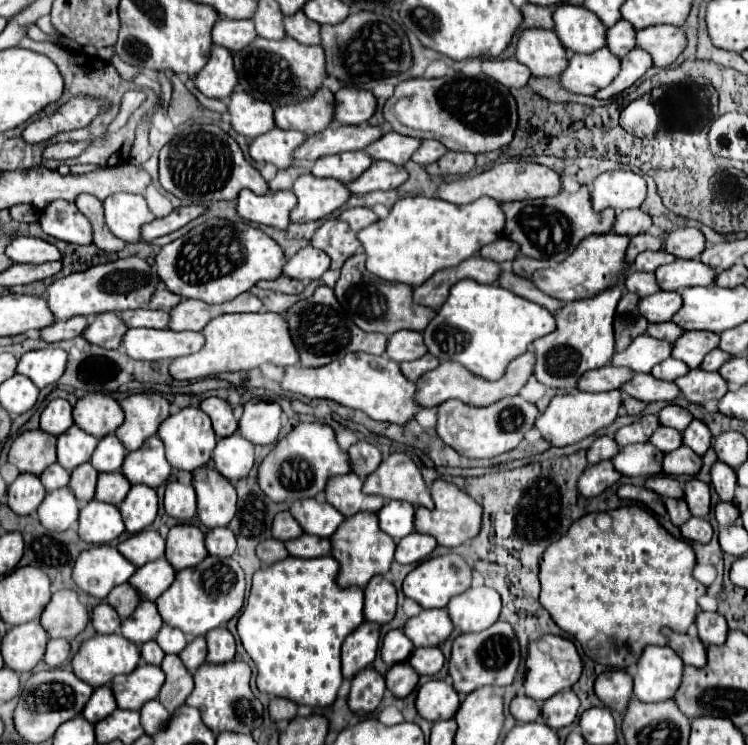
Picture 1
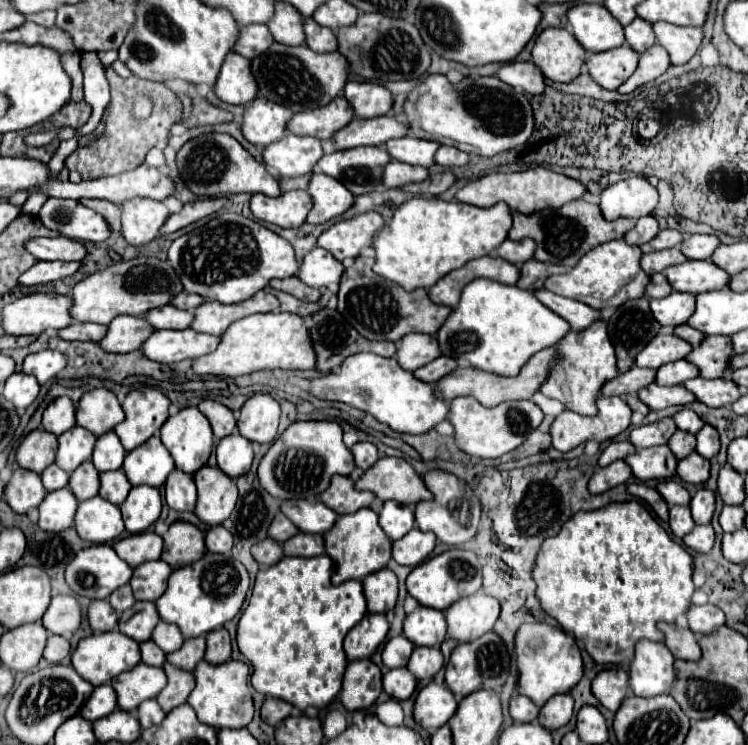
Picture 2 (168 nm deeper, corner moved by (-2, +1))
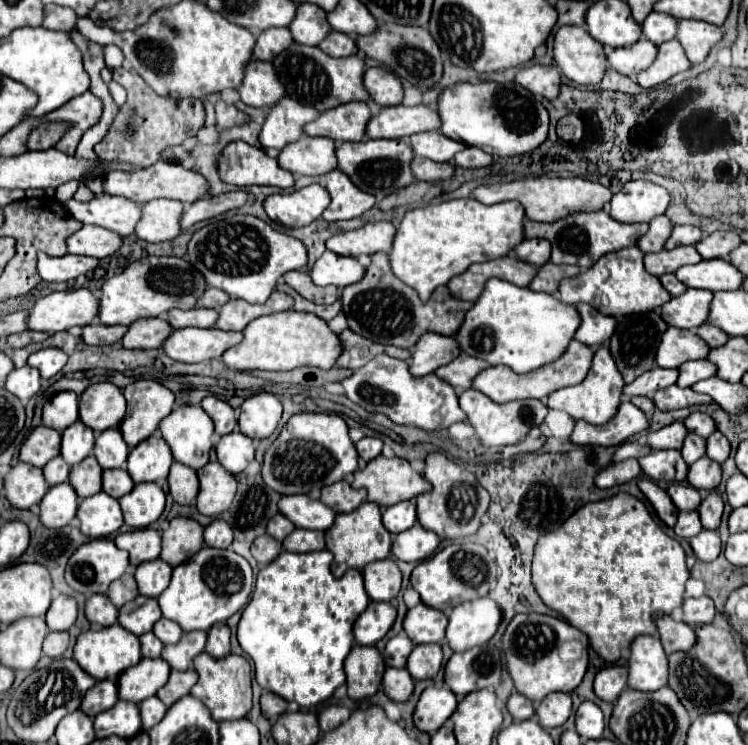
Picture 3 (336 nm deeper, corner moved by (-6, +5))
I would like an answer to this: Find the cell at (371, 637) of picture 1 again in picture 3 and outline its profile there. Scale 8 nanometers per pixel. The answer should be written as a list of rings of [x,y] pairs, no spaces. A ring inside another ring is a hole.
[[[370,601],[364,613],[354,621],[354,637],[360,645],[374,645],[380,641],[396,619],[396,607],[392,603]]]

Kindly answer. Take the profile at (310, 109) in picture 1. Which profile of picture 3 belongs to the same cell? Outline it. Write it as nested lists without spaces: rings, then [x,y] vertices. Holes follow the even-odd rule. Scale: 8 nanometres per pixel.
[[[344,103],[324,111],[316,121],[304,127],[304,133],[310,137],[330,137],[334,141],[360,141],[370,117],[372,113],[366,103]]]

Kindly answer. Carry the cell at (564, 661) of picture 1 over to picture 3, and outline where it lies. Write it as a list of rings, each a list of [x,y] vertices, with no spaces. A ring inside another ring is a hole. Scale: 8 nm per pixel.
[[[518,613],[506,627],[502,635],[502,651],[506,655],[506,667],[508,673],[514,681],[514,687],[518,693],[528,697],[530,701],[538,703],[542,697],[554,691],[570,693],[574,691],[588,667],[588,657],[584,655],[582,659],[574,663],[564,663],[558,655],[558,645],[564,641],[580,641],[586,643],[586,635],[578,631],[576,627],[568,625],[560,617],[552,615],[540,615],[540,613]]]

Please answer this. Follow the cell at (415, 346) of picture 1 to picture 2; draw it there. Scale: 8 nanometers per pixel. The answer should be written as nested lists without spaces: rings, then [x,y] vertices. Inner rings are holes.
[[[408,333],[398,341],[396,361],[402,369],[414,371],[438,357],[438,341],[434,335],[424,333]]]

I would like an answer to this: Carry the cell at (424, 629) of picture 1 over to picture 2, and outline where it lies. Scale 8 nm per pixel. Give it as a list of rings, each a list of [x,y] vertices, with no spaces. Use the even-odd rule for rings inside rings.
[[[418,607],[404,621],[404,635],[414,645],[440,647],[440,643],[448,637],[448,625],[444,613],[430,607]]]

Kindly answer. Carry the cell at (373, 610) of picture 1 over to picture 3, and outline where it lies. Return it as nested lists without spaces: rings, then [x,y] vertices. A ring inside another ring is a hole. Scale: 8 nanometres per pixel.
[[[392,559],[372,561],[370,565],[366,565],[362,575],[366,593],[372,601],[390,601],[400,591],[402,575]]]

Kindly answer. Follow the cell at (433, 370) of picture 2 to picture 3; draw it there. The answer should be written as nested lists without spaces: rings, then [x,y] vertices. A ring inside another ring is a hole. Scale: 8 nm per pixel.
[[[462,353],[458,359],[454,359],[450,365],[444,365],[442,369],[436,371],[438,377],[442,377],[444,381],[448,381],[452,387],[462,387],[462,389],[470,389],[472,381],[476,379],[478,373],[482,373],[484,369],[488,369],[490,365],[482,359],[470,357],[466,353]]]

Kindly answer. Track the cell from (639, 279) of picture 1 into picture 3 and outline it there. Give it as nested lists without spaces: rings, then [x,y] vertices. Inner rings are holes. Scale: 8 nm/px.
[[[666,273],[666,275],[662,275],[662,277],[660,277],[660,283],[672,293],[672,297],[678,297],[678,295],[682,295],[682,293],[688,289],[684,283],[680,283],[680,281],[676,279],[674,273]]]

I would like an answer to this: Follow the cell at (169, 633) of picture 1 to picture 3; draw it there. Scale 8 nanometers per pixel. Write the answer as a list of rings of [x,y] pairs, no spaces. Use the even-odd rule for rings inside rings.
[[[166,617],[158,619],[158,621],[154,623],[154,629],[152,629],[152,631],[156,633],[156,637],[158,637],[164,645],[166,645],[166,643],[176,643],[176,641],[182,637],[180,625],[174,623],[174,621],[170,621],[170,619],[166,619]]]

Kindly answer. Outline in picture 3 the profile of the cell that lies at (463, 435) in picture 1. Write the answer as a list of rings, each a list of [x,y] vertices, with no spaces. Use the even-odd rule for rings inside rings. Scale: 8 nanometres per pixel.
[[[468,389],[460,395],[460,407],[468,415],[468,423],[476,429],[478,439],[486,447],[502,447],[502,445],[518,443],[532,427],[538,427],[548,413],[548,407],[538,399],[518,399],[512,403],[498,405],[476,389]]]

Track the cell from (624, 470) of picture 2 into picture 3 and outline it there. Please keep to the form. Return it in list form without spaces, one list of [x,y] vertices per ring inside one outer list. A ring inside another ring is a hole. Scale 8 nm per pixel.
[[[630,459],[630,461],[608,465],[604,471],[598,473],[598,477],[594,481],[596,481],[596,485],[600,489],[606,489],[606,487],[628,483],[628,481],[636,479],[640,473],[642,473],[642,469],[640,469],[638,461],[636,459]]]

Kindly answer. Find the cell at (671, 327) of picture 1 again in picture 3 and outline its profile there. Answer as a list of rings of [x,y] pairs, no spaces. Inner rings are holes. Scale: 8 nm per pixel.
[[[704,323],[700,329],[698,329],[698,335],[702,335],[702,339],[710,345],[710,347],[722,347],[730,337],[726,333],[722,333],[722,329],[710,325],[710,323]]]

